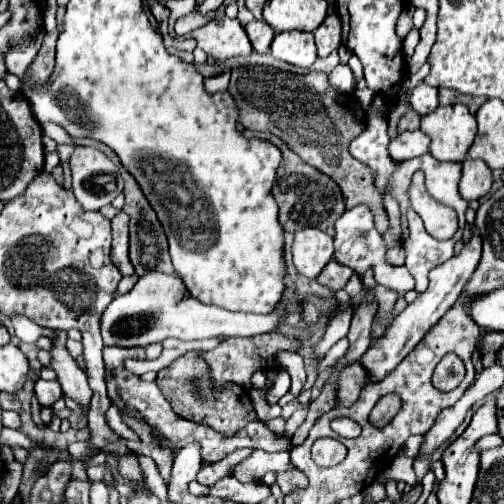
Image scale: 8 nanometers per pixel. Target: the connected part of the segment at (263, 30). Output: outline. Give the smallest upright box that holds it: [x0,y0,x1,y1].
[246,20,274,54]

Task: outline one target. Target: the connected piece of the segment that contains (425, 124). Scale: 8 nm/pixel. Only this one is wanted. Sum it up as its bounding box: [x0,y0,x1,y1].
[420,104,476,162]

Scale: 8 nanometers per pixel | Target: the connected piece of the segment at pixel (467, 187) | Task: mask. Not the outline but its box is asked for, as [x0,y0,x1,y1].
[460,158,492,200]

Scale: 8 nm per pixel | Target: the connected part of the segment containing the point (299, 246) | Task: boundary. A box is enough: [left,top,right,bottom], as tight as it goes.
[294,228,332,278]

